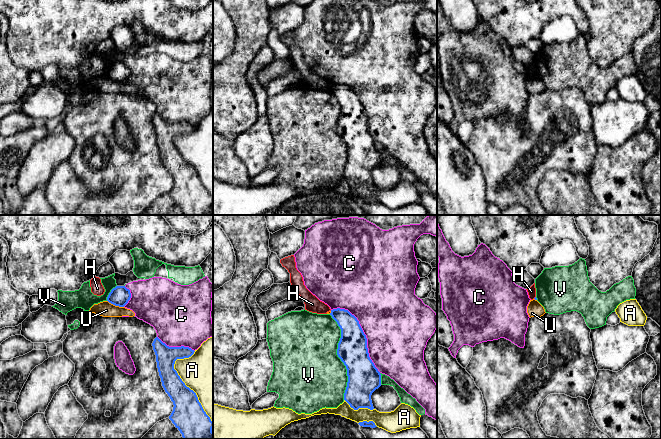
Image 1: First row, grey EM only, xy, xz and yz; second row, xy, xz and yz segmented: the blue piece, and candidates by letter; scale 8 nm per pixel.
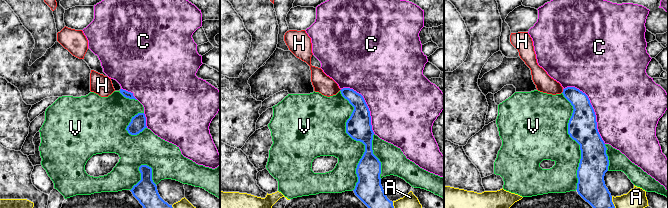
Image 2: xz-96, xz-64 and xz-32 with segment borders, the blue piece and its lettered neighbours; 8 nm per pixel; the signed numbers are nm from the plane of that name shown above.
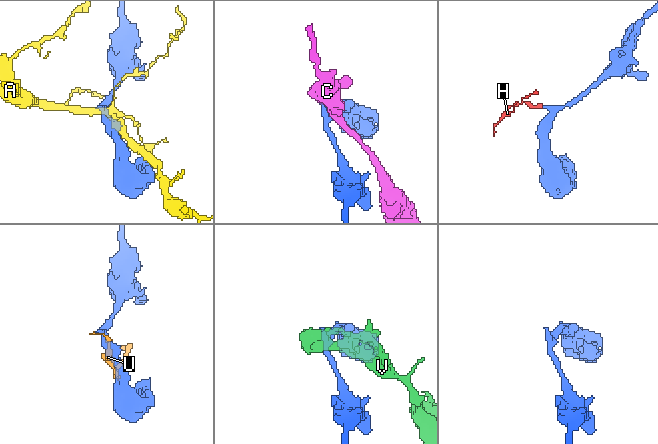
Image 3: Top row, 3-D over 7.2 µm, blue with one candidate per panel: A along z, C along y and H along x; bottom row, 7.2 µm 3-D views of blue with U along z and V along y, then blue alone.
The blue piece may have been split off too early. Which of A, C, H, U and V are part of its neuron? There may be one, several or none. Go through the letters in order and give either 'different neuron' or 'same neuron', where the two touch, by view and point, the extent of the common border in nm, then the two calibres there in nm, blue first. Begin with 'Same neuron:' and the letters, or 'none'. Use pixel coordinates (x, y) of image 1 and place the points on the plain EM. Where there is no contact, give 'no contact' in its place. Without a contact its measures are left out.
Same neuron: none
A: different neuron | xy (183, 158) | 600 nm | 240/420 nm
C: different neuron | xz (363, 109) | 650 nm | 240/480 nm
H: different neuron | no contact
U: different neuron | xy (115, 81) | 150 nm | 160/120 nm
V: different neuron | xz (338, 132) | 700 nm | 240/500 nm

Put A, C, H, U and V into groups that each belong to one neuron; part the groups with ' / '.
A / C / H / U / V

